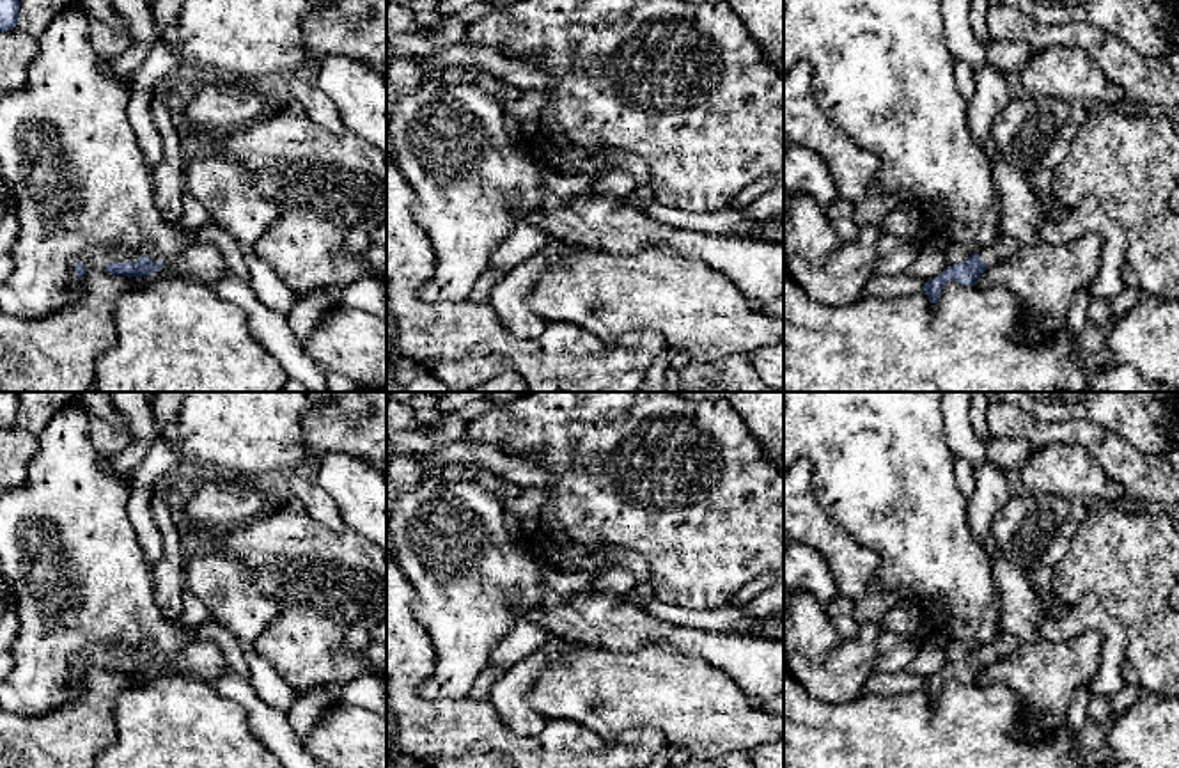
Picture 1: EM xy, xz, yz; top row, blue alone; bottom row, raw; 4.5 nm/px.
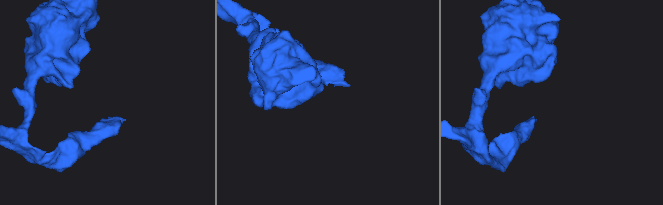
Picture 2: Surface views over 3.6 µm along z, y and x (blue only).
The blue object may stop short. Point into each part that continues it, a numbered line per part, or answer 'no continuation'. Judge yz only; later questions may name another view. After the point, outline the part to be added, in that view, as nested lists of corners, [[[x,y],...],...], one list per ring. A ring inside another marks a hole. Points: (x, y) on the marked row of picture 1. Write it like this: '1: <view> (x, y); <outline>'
1: yz (997, 252); [[[1002,236],[998,241],[991,243],[989,247],[982,248],[979,252],[979,259],[988,266],[995,266],[998,263],[1003,263],[1011,255],[1014,255],[1019,250],[1019,245],[1007,236]]]

